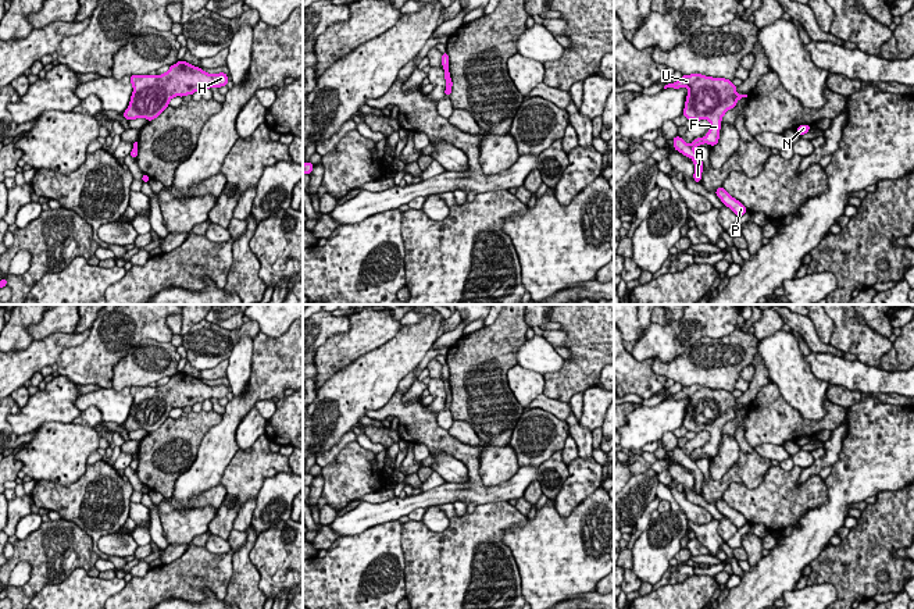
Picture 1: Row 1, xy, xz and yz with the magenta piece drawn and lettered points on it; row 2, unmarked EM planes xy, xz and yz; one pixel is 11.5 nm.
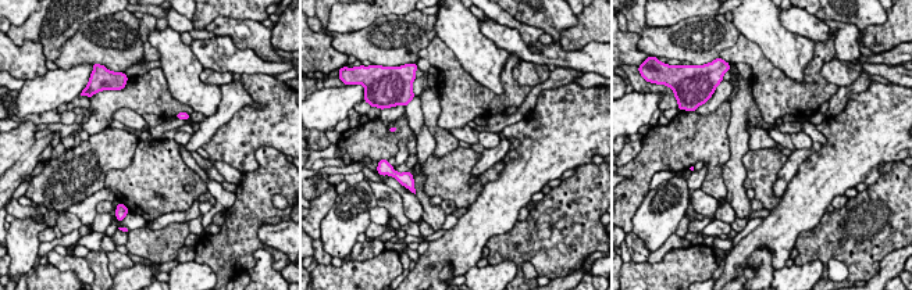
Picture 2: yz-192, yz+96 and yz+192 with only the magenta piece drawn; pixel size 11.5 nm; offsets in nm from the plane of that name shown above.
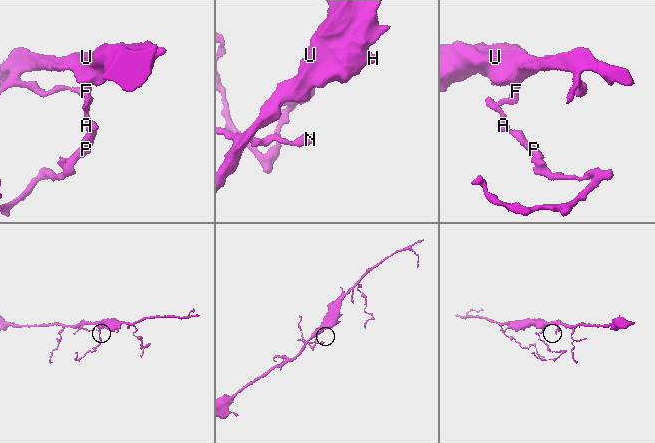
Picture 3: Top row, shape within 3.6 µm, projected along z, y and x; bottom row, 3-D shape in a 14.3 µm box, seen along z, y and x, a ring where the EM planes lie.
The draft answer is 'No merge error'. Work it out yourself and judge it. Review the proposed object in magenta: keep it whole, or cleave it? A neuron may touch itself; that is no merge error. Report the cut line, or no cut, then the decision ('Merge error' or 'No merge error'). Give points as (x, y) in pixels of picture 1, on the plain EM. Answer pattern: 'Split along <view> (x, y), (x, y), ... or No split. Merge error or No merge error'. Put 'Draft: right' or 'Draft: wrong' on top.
Draft: wrong
Split along yz (689, 456), (692, 460). Merge error

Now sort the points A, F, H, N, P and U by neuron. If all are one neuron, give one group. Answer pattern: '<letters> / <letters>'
A P / F H N U

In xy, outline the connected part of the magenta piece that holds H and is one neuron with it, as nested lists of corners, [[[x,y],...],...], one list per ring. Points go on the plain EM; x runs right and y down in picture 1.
[[[178,373],[163,387],[131,387],[133,405],[125,424],[126,431],[157,430],[175,407],[193,406],[197,402],[211,400],[213,398],[226,398],[225,384],[207,385],[201,380],[189,374]]]

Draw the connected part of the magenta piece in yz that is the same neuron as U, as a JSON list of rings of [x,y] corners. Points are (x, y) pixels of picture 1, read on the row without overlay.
[[[701,385],[683,387],[678,393],[667,395],[667,399],[688,399],[688,407],[682,427],[688,431],[708,431],[710,442],[704,449],[695,450],[692,460],[703,455],[715,457],[720,450],[721,432],[724,425],[736,417],[739,410],[747,406],[738,406],[732,392],[725,389],[713,389]]]

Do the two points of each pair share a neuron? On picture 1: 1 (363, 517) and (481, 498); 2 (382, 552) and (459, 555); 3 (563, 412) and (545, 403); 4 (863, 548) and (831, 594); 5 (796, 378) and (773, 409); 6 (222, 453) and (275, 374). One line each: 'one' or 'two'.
1: one
2: two
3: one
4: two
5: two
6: one

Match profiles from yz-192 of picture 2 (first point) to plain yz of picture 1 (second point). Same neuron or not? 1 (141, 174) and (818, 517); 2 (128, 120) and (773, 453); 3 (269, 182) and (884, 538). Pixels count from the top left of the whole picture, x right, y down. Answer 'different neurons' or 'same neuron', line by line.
1: different neurons
2: same neuron
3: same neuron

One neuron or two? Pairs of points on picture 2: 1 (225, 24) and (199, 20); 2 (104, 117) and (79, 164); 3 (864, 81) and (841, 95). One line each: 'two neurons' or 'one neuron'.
1: two neurons
2: two neurons
3: one neuron

